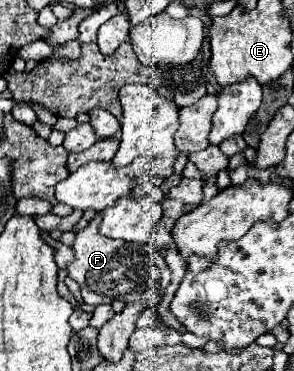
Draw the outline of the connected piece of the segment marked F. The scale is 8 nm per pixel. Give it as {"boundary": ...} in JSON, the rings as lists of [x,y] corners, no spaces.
{"boundary":[[[96,215],[96,219],[88,223],[88,227],[80,229],[76,233],[74,243],[70,245],[74,251],[74,261],[68,263],[66,271],[68,277],[80,285],[82,301],[88,305],[112,303],[114,299],[120,299],[124,303],[140,301],[148,309],[156,309],[156,305],[164,295],[164,289],[170,285],[170,269],[162,253],[152,251],[140,243],[106,239],[98,233],[98,225],[100,215]]]}

